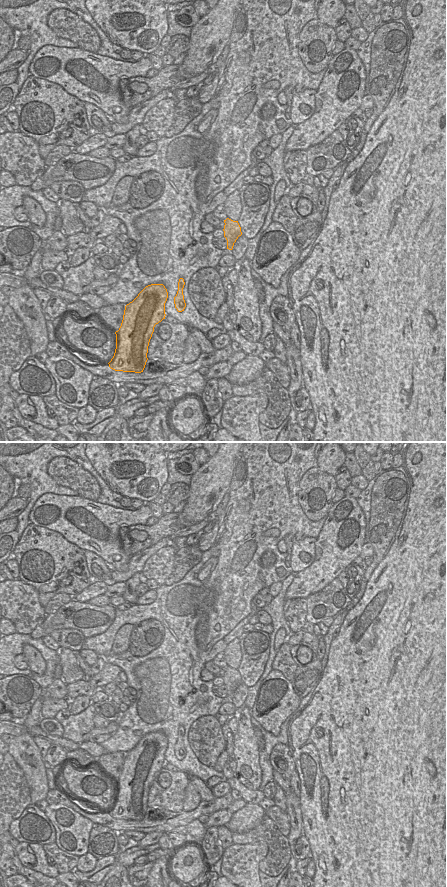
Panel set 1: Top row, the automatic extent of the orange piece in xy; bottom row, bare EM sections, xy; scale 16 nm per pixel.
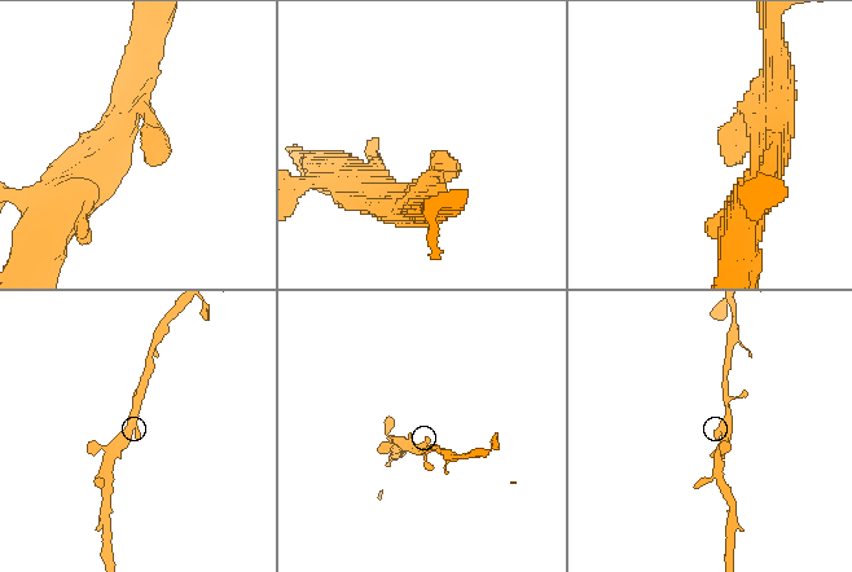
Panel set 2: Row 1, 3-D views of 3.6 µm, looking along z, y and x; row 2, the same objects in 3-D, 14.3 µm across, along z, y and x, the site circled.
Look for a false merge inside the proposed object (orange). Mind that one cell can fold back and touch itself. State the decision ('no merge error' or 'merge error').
no merge error

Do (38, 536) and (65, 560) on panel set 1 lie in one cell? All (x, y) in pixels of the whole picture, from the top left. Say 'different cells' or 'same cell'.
same cell

